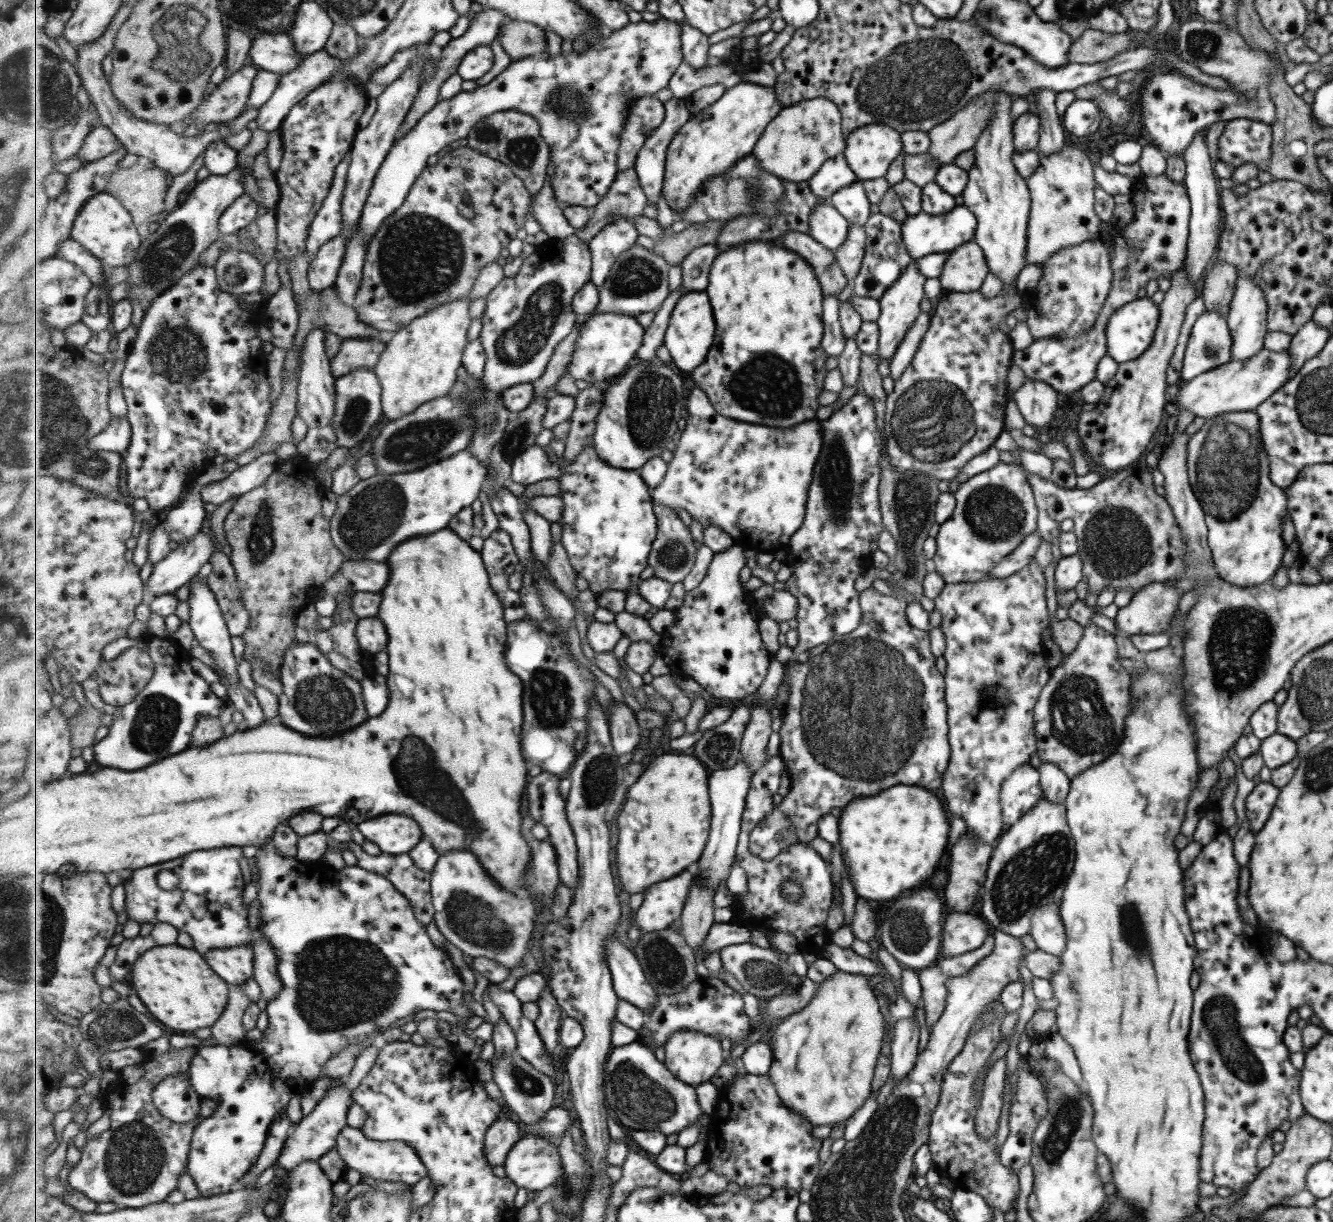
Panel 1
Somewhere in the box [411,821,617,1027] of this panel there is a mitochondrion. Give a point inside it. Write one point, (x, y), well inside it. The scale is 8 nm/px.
(466, 913)

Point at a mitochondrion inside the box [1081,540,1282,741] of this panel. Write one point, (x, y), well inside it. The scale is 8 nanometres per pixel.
(1240, 641)

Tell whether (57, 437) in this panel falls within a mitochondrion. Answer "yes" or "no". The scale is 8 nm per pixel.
yes

